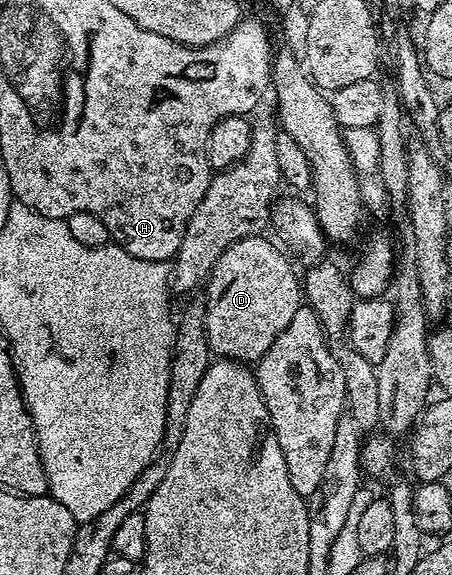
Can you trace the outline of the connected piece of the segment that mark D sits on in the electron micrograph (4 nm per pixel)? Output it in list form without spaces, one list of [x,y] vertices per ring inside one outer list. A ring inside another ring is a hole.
[[[263,234],[240,238],[240,242],[228,246],[228,250],[220,254],[216,266],[210,271],[210,278],[204,285],[204,299],[206,302],[206,333],[211,353],[215,357],[239,362],[257,362],[268,350],[268,346],[276,342],[280,330],[284,330],[284,326],[292,322],[296,310],[304,306],[304,293],[299,273],[294,273],[289,258],[281,252],[283,249],[273,239],[270,241],[268,236]]]

